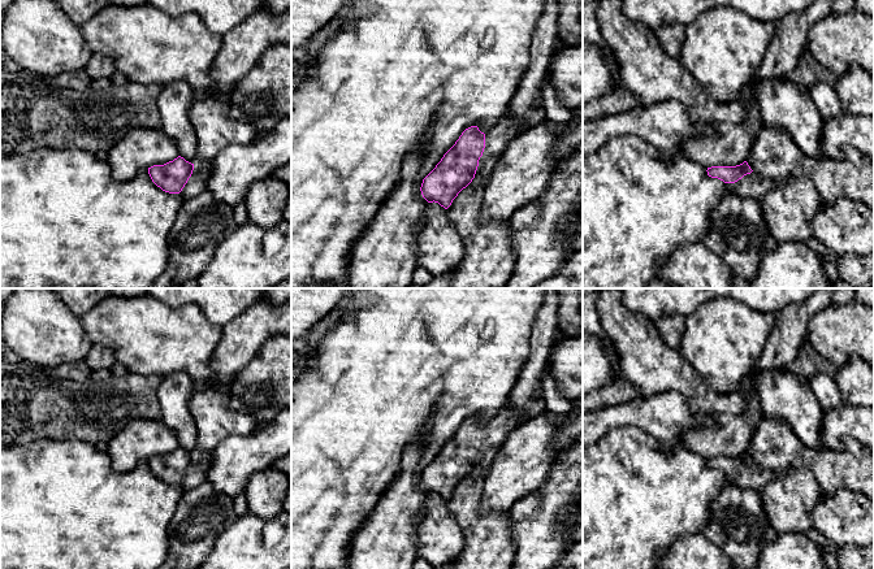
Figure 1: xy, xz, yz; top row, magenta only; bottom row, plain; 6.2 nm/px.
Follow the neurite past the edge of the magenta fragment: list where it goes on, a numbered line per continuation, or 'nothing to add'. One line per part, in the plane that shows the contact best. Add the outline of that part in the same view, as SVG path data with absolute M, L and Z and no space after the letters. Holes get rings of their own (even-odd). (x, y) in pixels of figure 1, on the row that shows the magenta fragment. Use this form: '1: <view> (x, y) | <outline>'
1: xz (497, 138) | M505 114L497 125L485 133L485 148L479 160L479 166L475 178L479 177L484 182L492 174L498 158L507 148L509 143L518 136L518 130L522 126L522 120Z

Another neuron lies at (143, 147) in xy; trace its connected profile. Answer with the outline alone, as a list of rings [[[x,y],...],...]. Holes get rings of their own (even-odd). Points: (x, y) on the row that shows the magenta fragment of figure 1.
[[[137,127],[111,148],[105,161],[111,166],[112,177],[126,182],[139,170],[164,165],[178,156],[174,140],[161,129]]]

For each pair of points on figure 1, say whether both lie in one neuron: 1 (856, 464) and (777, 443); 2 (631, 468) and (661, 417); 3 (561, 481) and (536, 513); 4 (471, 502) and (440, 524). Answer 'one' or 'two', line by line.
1: one
2: two
3: one
4: two

